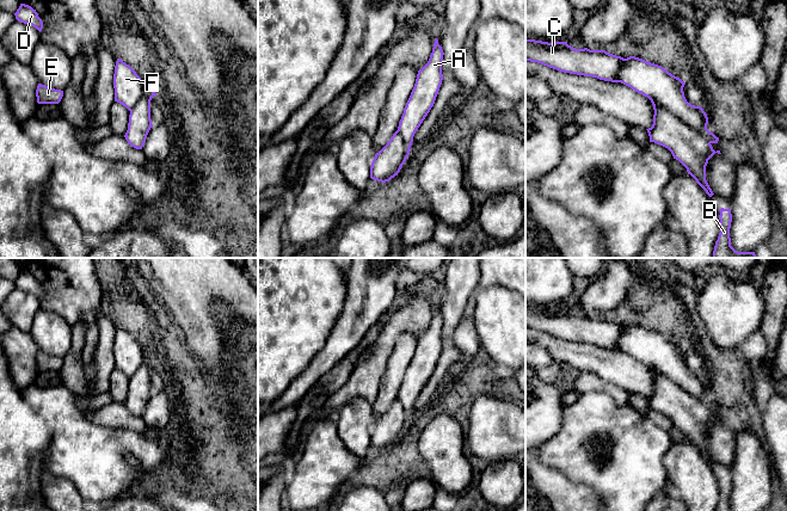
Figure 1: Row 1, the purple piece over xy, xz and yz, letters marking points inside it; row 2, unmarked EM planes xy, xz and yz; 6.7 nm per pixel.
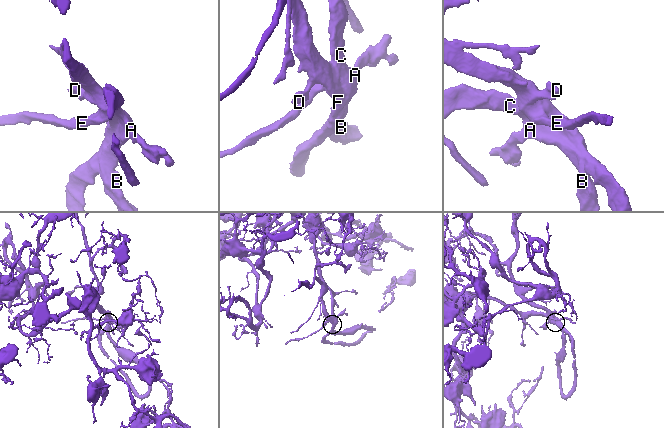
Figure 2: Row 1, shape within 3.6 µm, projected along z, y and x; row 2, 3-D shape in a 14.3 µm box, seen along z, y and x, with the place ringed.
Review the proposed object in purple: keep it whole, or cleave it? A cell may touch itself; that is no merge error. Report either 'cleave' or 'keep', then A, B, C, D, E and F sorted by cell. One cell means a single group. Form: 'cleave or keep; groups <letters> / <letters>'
keep; groups A B C D E F

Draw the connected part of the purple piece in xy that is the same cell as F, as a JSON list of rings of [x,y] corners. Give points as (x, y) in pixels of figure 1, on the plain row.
[[[117,326],[113,341],[115,369],[129,378],[128,398],[124,402],[128,411],[142,417],[153,394],[150,368],[156,363],[152,352],[146,351],[136,339],[121,326]]]

